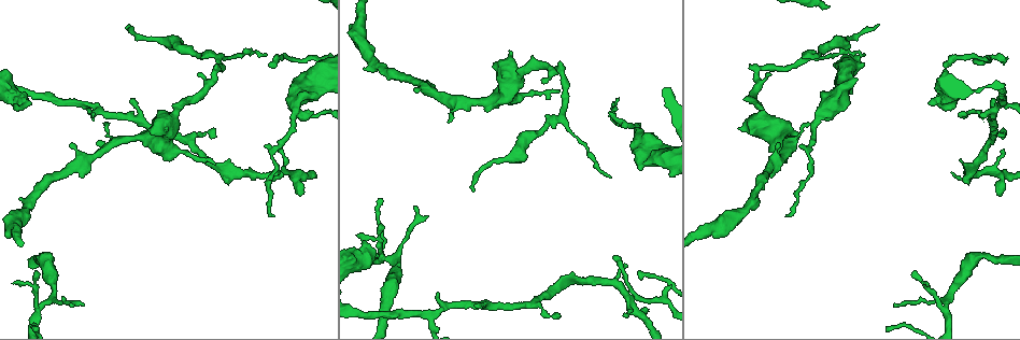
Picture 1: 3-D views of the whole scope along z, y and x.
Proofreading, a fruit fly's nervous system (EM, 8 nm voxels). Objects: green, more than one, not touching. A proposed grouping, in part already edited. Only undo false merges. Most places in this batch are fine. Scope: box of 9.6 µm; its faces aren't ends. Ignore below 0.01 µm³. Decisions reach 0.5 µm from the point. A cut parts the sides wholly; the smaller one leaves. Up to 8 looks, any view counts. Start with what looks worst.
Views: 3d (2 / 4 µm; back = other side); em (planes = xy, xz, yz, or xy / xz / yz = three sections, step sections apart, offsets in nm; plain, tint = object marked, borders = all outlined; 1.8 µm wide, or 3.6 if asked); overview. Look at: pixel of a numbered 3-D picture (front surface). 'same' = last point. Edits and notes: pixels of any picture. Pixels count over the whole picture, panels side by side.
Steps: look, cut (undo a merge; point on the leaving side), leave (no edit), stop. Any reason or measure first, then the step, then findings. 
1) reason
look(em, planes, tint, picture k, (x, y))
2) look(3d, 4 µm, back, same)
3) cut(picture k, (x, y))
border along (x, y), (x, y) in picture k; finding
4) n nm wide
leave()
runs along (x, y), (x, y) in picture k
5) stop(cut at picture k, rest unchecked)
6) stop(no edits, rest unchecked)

narrows sharply
look(em, planes, tint, picture 1, (948, 309))

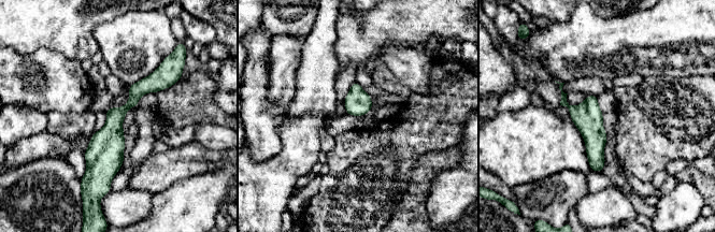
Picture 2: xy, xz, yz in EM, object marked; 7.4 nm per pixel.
leave()
runs along (162, 68), (114, 119), (105, 176) in picture 2; all the same neuron

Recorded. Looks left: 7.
three-way junction
look(em, xz, step 16, tint, picture 1, (421, 313))

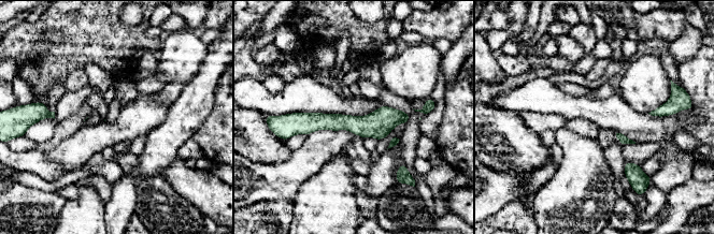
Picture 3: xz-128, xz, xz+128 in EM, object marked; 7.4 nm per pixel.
cut it another way
look(em, planes, tint, same)

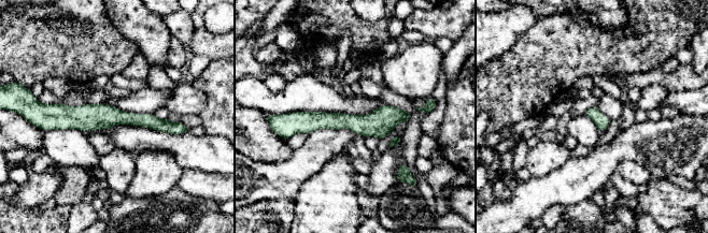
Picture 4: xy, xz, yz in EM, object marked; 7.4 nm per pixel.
leave()
runs along (50, 114), (179, 125) in picture 4; one neuron here

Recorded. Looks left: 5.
calibre changes
look(em, yz, step 4, tint, picture 1, (294, 106))

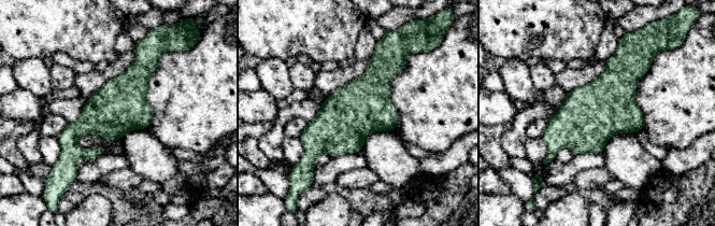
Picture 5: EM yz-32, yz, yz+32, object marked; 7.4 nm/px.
leave()
one neuron here

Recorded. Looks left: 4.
look(3d, 4 µm, picture 1, (18, 99))

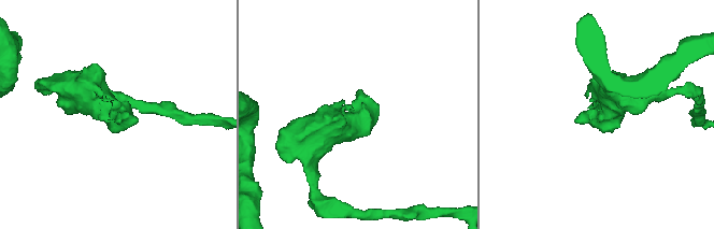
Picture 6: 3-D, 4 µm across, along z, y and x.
now the EM
look(em, 3.6 µm, xy, step 16, borders, picture 6, (119, 113))

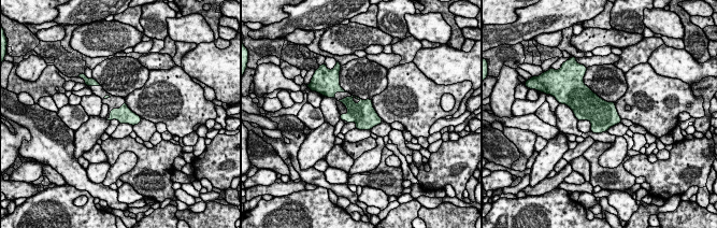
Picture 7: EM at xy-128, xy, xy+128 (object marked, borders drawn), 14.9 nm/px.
look(em, 3.6 µm, planes, borders, same)

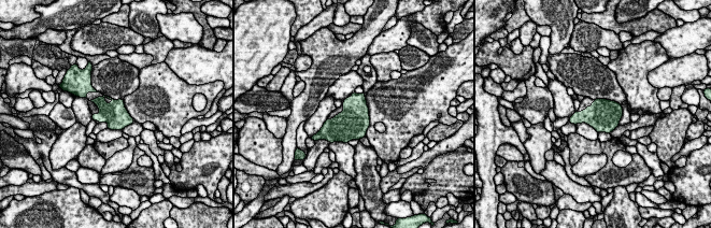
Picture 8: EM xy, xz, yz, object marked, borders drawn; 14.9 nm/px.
leave()
one neuron here

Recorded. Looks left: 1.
stop(no edits, rest unchecked)

